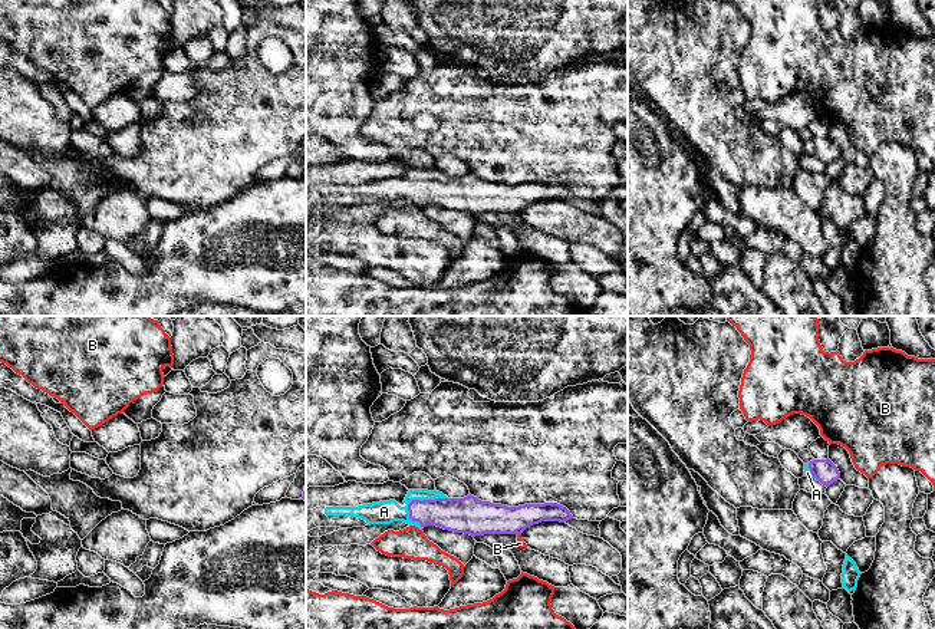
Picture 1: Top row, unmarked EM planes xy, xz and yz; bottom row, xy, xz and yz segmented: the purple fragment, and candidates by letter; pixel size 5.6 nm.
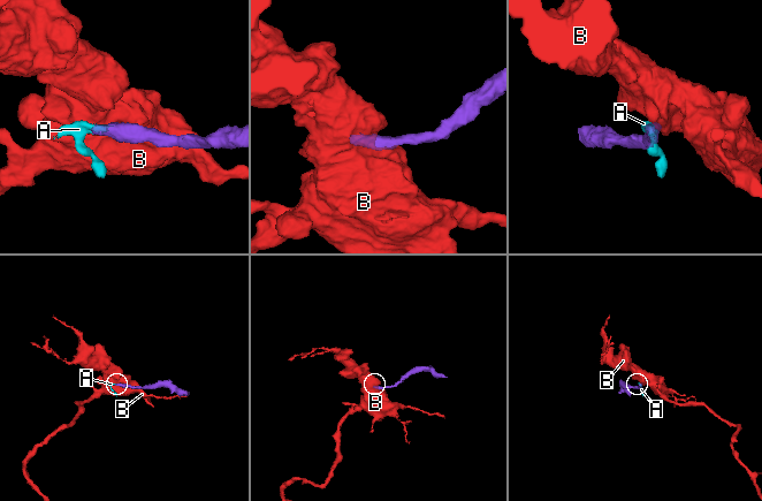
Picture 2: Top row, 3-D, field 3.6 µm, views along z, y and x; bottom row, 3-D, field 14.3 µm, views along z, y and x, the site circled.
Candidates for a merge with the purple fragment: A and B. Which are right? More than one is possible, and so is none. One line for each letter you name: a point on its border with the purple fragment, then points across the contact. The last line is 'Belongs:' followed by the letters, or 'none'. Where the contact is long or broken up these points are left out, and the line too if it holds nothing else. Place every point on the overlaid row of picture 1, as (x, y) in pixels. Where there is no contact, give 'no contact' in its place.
A: xz (420, 500) | across xz (456, 514), (428, 509), (420, 500), (402, 511), (384, 511)
Belongs: A

